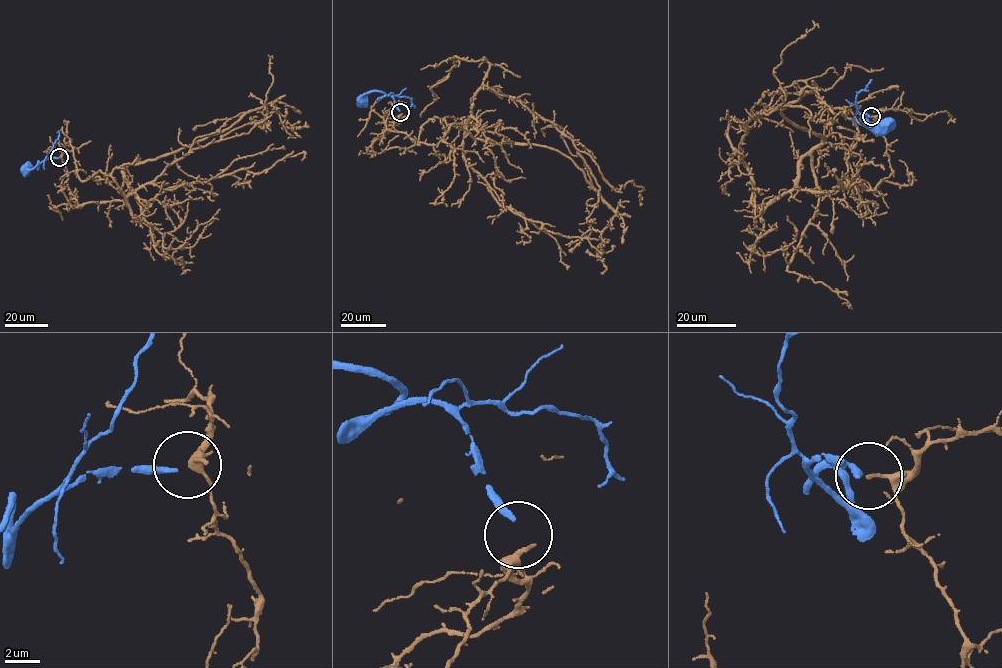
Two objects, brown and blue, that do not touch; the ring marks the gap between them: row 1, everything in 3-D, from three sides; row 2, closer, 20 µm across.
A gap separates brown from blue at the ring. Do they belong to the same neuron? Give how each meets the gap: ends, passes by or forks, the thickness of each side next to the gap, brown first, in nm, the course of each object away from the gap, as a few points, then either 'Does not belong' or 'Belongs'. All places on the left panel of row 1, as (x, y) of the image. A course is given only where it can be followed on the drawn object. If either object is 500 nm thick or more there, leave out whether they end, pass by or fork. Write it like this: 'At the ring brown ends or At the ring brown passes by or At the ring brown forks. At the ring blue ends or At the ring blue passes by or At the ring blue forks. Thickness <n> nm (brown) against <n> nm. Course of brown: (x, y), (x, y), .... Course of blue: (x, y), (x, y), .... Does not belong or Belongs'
At the ring brown ends. At the ring blue ends. Thickness 380 nm (brown) against 320 nm. Course of brown: (60, 157), (76, 206), (127, 206), (125, 180), (139, 222), (132, 193), (192, 150), (266, 118), (272, 58). Course of blue: (58, 158), (46, 158), (26, 169). Belongs

